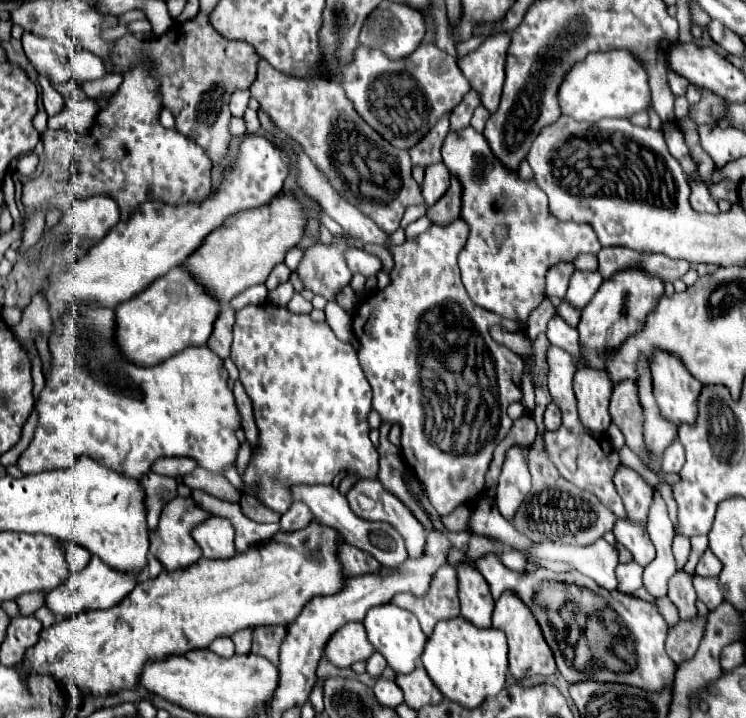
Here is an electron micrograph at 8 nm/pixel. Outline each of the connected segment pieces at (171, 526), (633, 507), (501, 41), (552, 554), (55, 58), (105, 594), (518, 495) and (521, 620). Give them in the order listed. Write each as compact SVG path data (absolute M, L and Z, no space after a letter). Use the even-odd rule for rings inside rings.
M176 497L170 503L166 503L158 529L154 533L150 533L150 553L162 561L166 571L186 569L188 565L194 565L202 557L200 547L196 543L192 543L190 531L192 531L192 525L198 525L204 517L208 517L208 511L200 509L200 505L196 505L196 501L190 497L188 499Z
M622 465L614 475L614 485L624 501L624 509L628 515L628 521L636 525L646 525L648 511L652 505L652 489L650 485L630 467Z
M498 33L484 39L484 43L468 53L458 65L470 85L478 91L482 105L494 113L500 103L502 85L504 85L504 65L506 51L510 47L510 35Z
M600 539L588 547L540 543L528 555L550 559L550 561L566 561L582 575L594 579L600 587L604 587L608 591L618 589L618 581L614 577L614 567L618 565L618 549L610 547L604 539Z
M34 33L22 35L22 47L26 57L32 61L38 73L48 73L52 77L52 83L64 83L72 79L70 71L70 59L64 45L40 37Z
M92 557L92 561L78 573L70 573L68 579L58 585L56 589L46 593L46 603L48 609L54 615L62 615L62 617L74 617L78 613L90 611L90 609L110 609L112 605L120 603L138 583L138 575L136 573L120 573L112 567L108 567L100 557Z
M514 445L508 451L506 461L502 465L500 483L496 491L496 507L500 515L512 521L528 491L530 491L530 473L524 459L524 449L520 445Z
M504 593L504 597L496 601L494 615L492 615L492 627L504 631L508 637L508 647L510 647L508 659L510 659L510 673L514 675L514 679L556 673L552 651L548 649L548 643L544 641L540 627L536 625L536 619L532 617L530 609L514 593Z

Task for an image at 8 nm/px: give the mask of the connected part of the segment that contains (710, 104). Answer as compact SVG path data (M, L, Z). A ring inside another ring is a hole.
M708 95L704 97L704 101L700 101L690 109L690 119L696 125L716 123L722 115L724 115L724 101L718 95Z

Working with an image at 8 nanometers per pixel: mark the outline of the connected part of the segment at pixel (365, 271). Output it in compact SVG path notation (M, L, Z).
M346 249L344 259L352 273L362 273L364 277L370 277L382 271L382 261L376 255L370 255L362 249Z

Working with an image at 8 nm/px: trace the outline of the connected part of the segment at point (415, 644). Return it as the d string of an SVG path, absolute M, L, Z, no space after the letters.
M386 603L386 605L370 609L362 623L366 627L368 639L372 641L376 651L380 651L386 657L388 667L392 671L410 673L416 667L416 661L420 659L420 653L422 653L422 649L426 645L426 635L422 633L420 623L418 623L414 613L408 613L406 609L400 609L394 603Z

